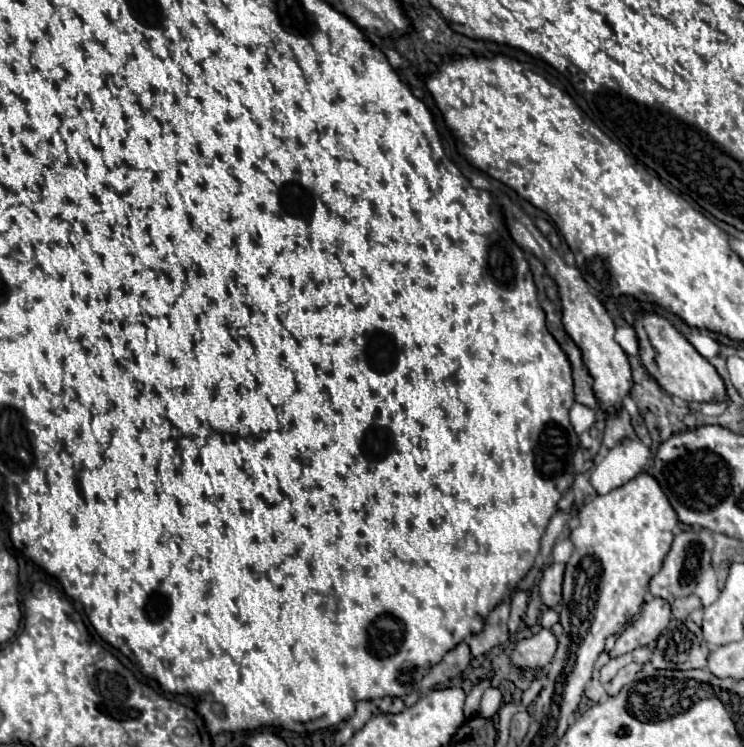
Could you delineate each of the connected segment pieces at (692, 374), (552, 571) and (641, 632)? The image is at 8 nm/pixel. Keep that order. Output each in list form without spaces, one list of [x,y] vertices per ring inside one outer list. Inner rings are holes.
[[[640,314],[636,318],[636,332],[640,338],[640,358],[644,368],[668,394],[684,402],[712,402],[714,398],[728,402],[722,376],[664,316]]]
[[[550,564],[542,574],[538,588],[540,598],[548,608],[554,608],[562,602],[562,576],[564,576],[564,564]]]
[[[652,598],[650,602],[644,602],[638,620],[630,622],[628,628],[618,636],[614,648],[610,650],[610,656],[612,658],[622,656],[626,652],[632,652],[634,648],[648,646],[668,626],[670,616],[672,616],[672,612],[670,612],[670,604],[666,600]]]

